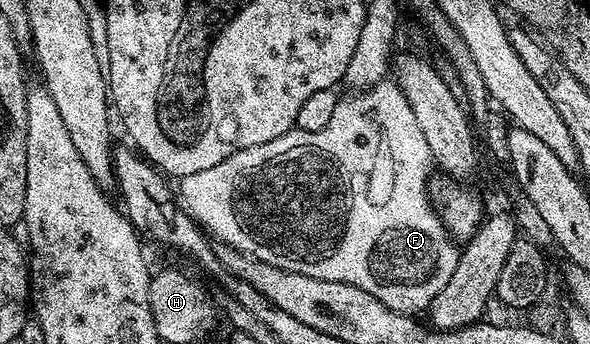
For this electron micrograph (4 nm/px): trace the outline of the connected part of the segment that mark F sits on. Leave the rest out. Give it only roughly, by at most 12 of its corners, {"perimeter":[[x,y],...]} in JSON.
{"perimeter":[[396,86],[181,177],[215,241],[425,313],[460,251]]}

